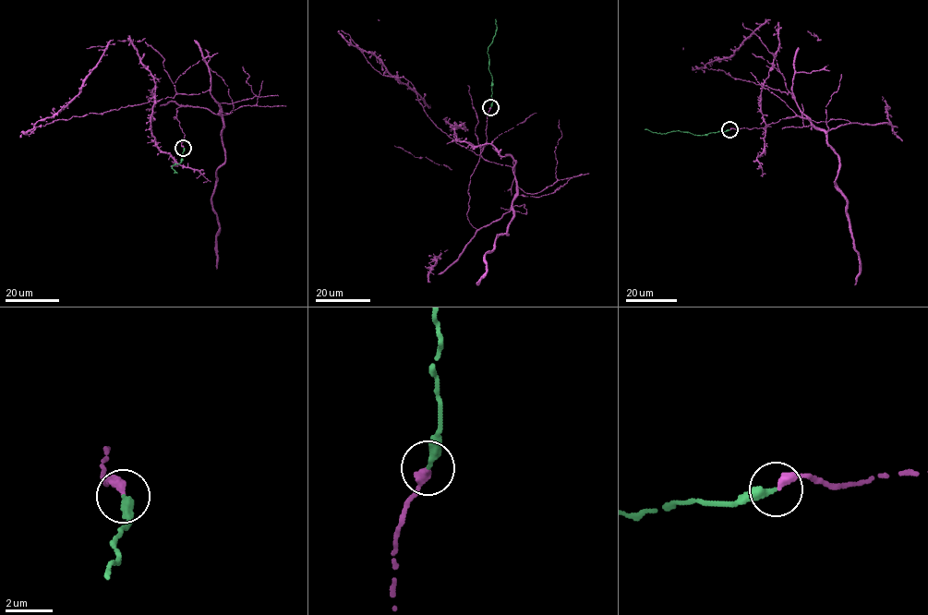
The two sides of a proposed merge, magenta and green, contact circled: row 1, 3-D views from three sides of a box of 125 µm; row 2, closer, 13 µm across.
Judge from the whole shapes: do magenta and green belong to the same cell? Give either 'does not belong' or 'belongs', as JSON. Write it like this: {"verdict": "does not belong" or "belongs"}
{"verdict": "belongs"}

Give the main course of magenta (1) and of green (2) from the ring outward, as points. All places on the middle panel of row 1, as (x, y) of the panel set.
1: (490, 108), (467, 192), (479, 229), (512, 208), (512, 167), (457, 144), (410, 82), (361, 51), (429, 108)
2: (490, 107), (492, 76), (488, 70), (488, 53), (495, 35), (495, 19)

